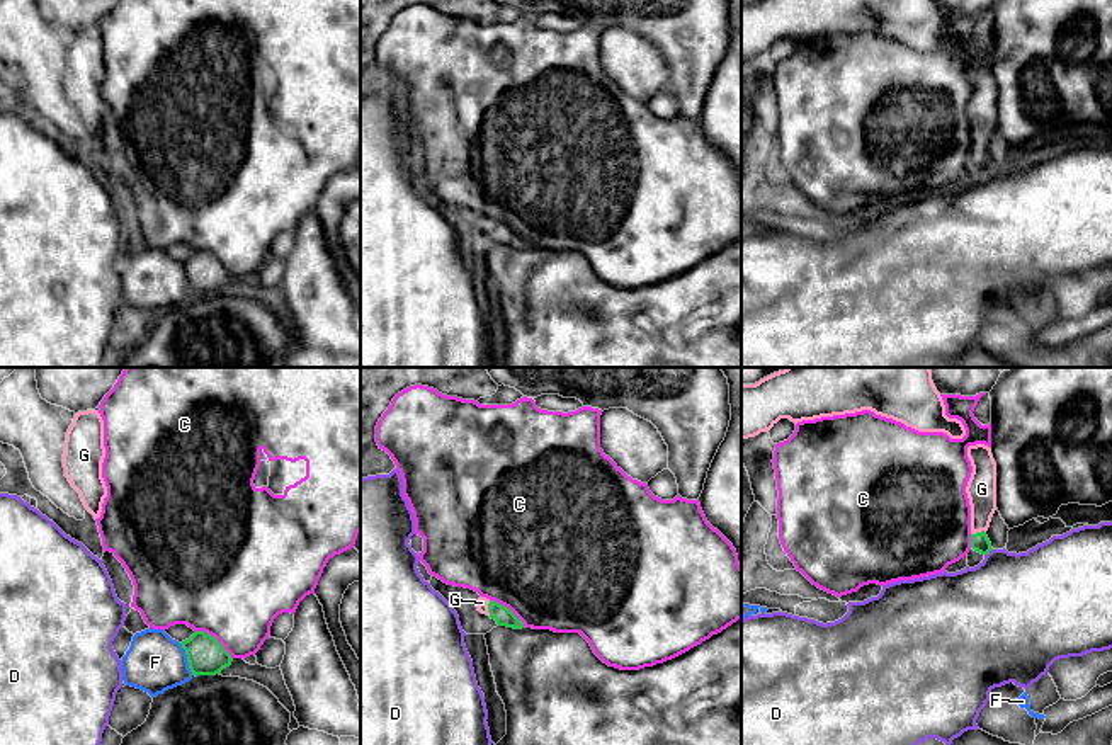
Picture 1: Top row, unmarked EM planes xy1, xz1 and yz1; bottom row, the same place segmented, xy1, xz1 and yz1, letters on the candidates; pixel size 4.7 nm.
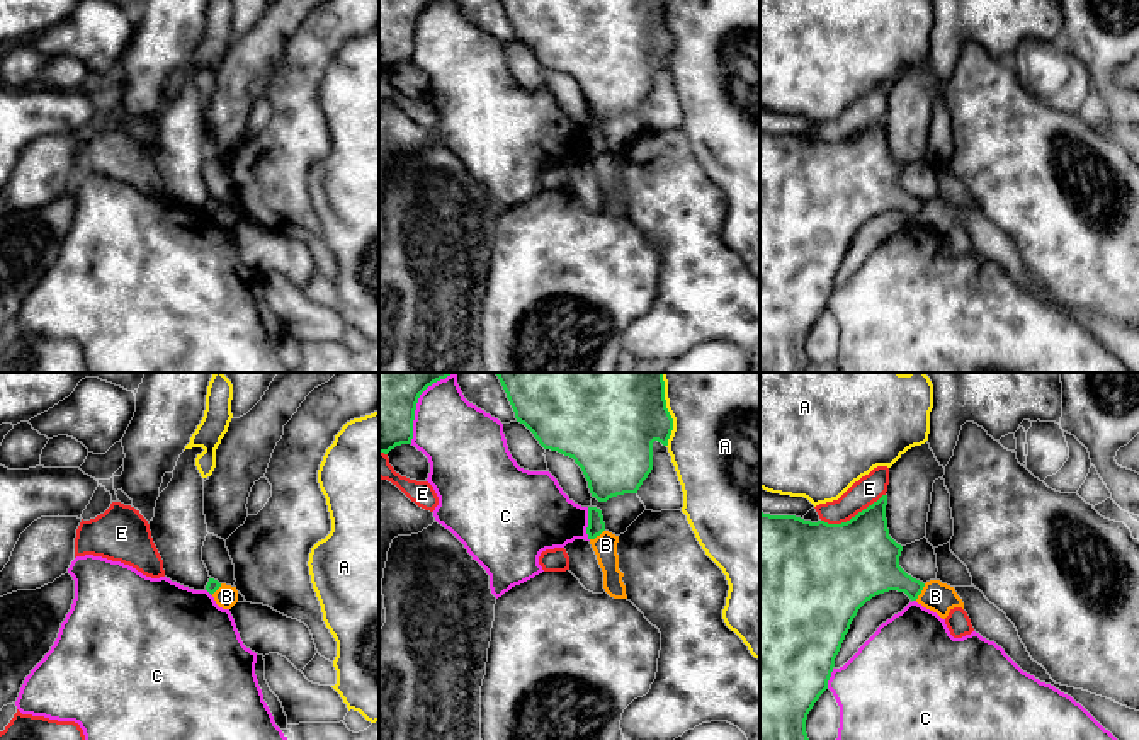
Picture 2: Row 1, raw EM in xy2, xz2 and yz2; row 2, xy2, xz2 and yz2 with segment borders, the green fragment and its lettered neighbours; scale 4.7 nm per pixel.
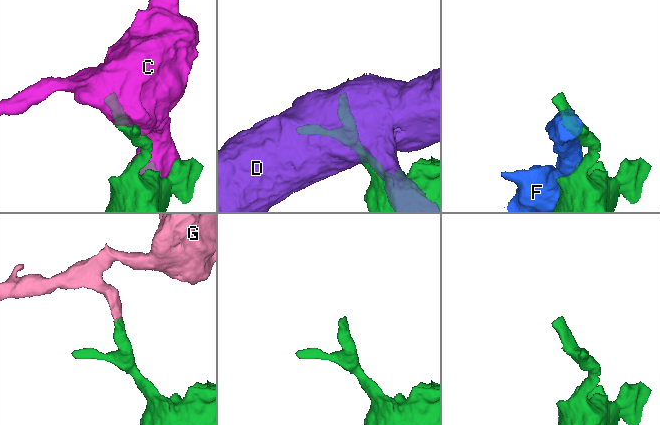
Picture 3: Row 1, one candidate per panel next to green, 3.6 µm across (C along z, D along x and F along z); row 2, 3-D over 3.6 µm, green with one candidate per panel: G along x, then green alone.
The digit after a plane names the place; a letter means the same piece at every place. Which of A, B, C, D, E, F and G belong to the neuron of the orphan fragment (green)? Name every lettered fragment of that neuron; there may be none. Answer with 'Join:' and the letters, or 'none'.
Join: G

